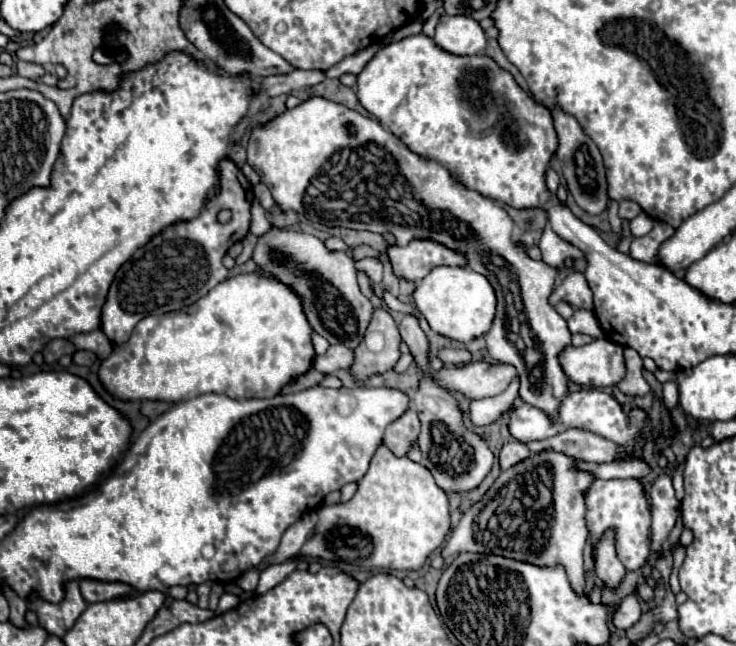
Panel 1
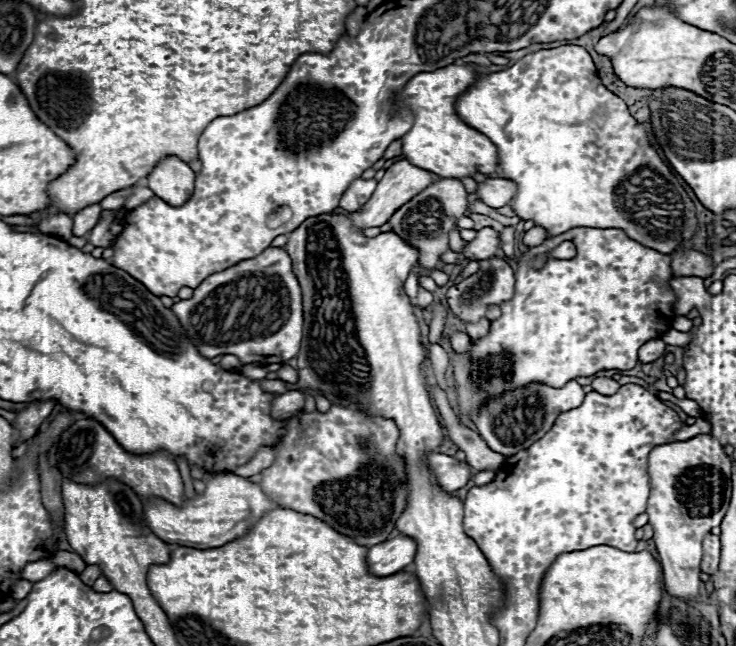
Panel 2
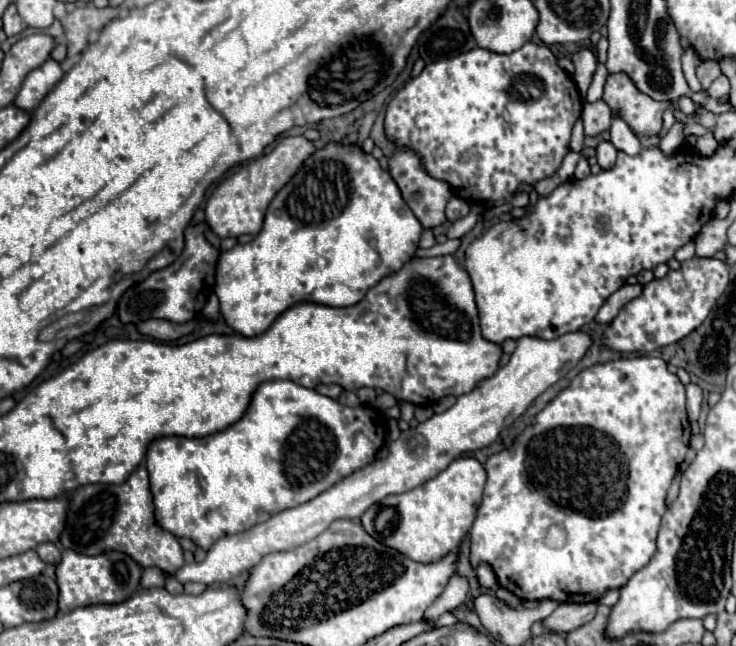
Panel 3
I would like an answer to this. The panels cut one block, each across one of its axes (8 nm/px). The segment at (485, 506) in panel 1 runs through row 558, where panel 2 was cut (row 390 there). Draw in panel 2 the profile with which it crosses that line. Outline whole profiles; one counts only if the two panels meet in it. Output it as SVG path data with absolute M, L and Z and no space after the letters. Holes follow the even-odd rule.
M570 380L562 388L552 388L546 384L530 384L524 388L516 388L500 398L490 400L476 416L474 424L480 432L480 436L488 442L488 446L504 456L514 456L514 452L520 452L522 448L530 448L530 444L538 442L552 426L558 414L578 408L582 404L586 392L576 380Z

